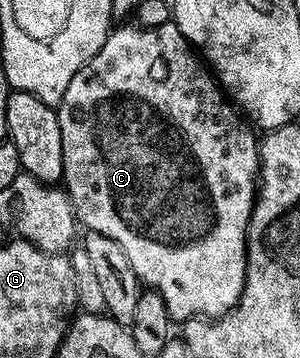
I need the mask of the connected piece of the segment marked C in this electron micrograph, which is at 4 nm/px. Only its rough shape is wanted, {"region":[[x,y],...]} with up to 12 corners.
{"region":[[175,24],[55,107],[79,225],[168,315],[246,280],[257,131]]}

